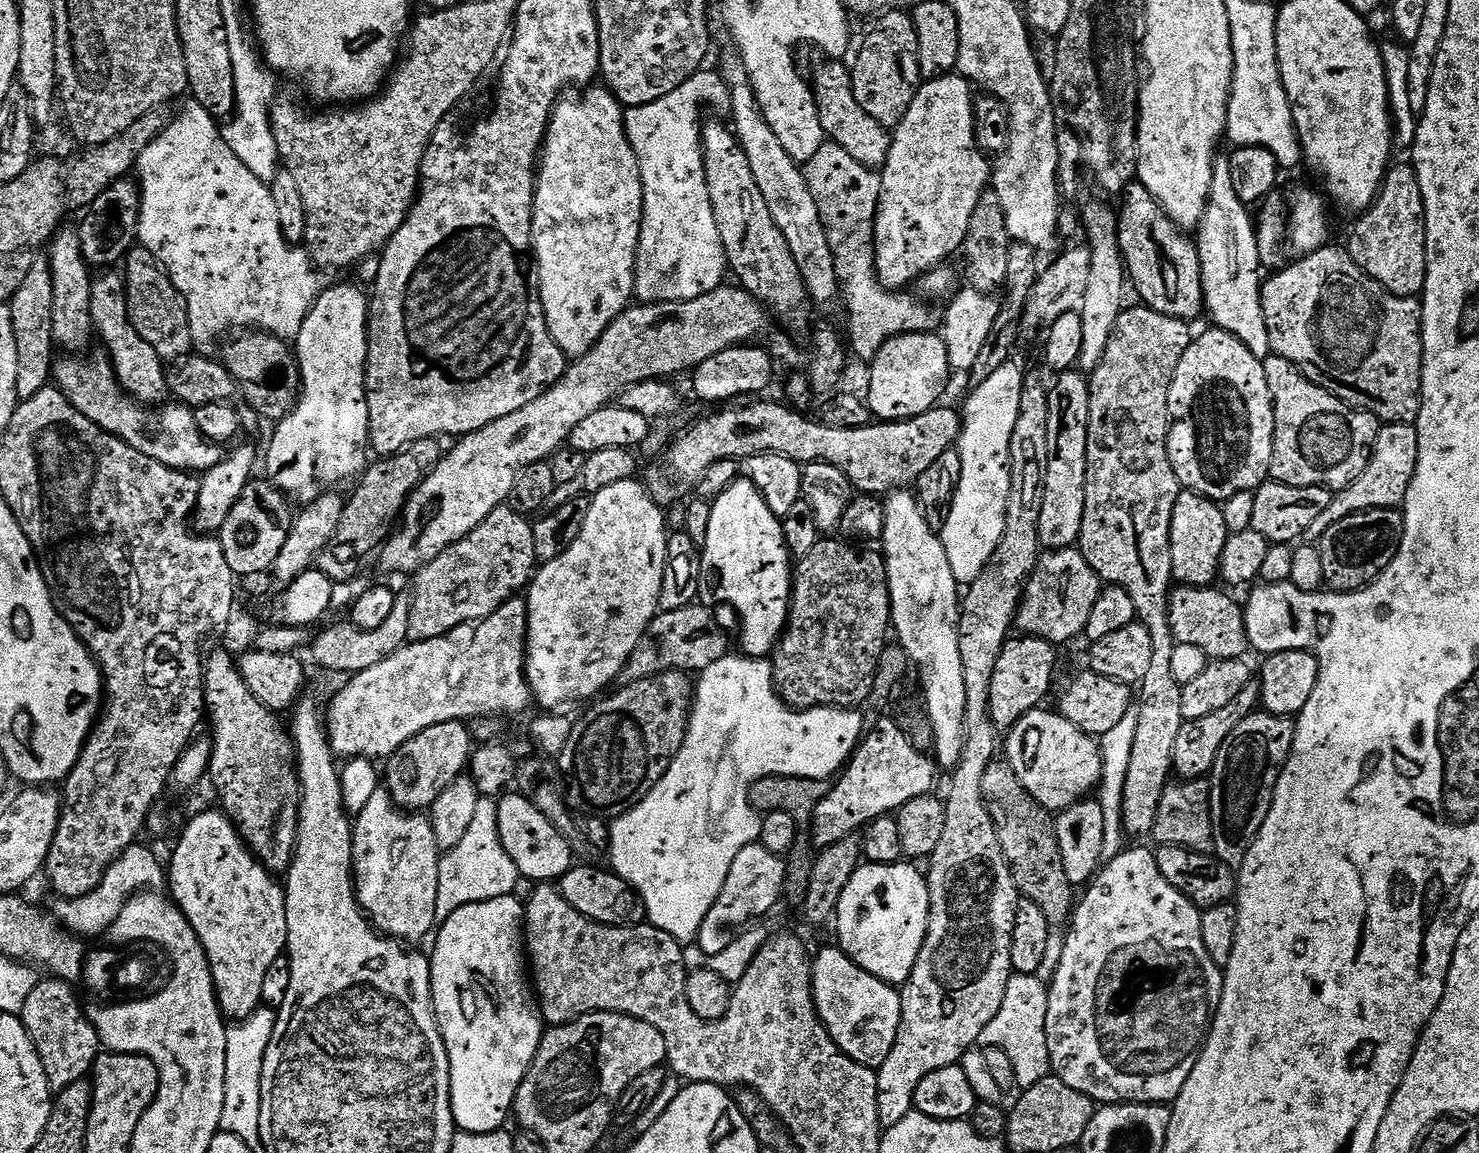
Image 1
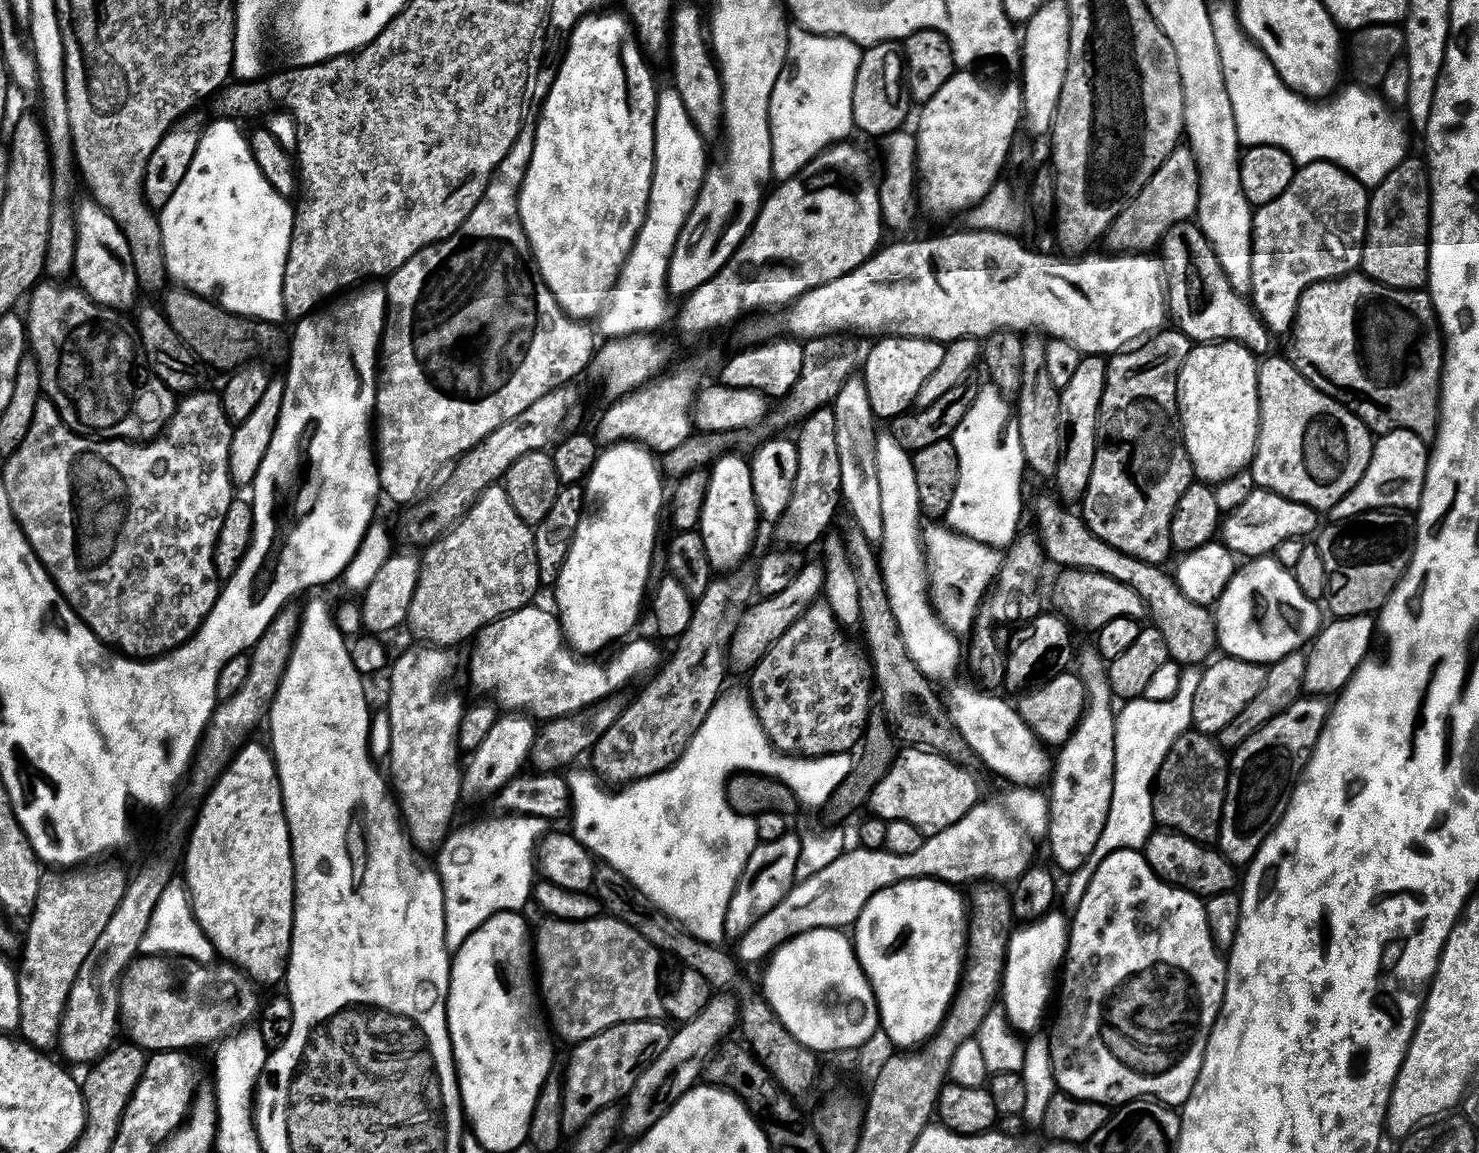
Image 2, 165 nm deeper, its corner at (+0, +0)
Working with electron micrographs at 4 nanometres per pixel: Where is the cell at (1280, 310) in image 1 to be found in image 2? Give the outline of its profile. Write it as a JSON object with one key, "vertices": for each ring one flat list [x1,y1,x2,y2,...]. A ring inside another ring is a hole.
{"vertices":[[1344,274,1341,280,1329,278,1305,290,1300,297,1300,306,1296,310,1296,356,1302,365,1302,371,1318,388,1327,389,1328,380,1336,388,1345,388,1348,392,1356,392,1359,399,1370,402,1370,394,1374,388,1366,388,1366,378,1360,372,1354,356,1354,306,1356,302,1368,294,1372,286,1378,286,1371,276,1363,274]]}

